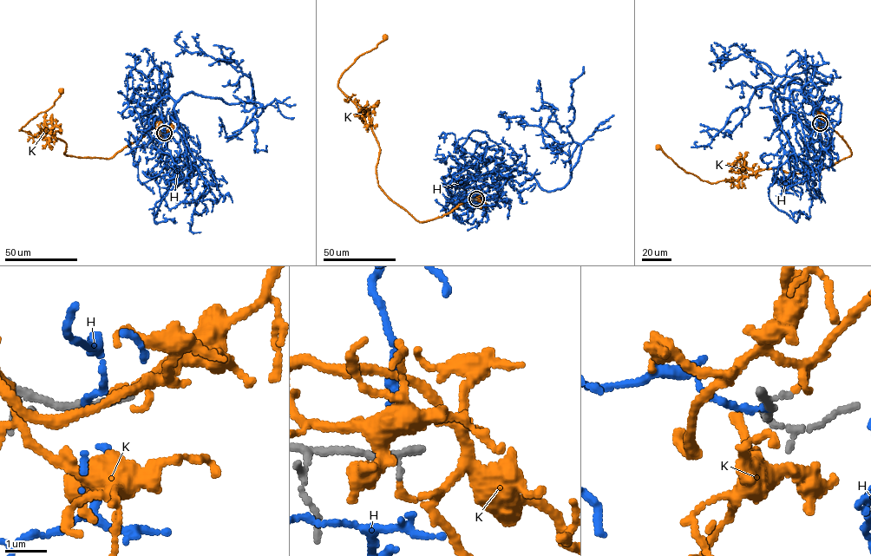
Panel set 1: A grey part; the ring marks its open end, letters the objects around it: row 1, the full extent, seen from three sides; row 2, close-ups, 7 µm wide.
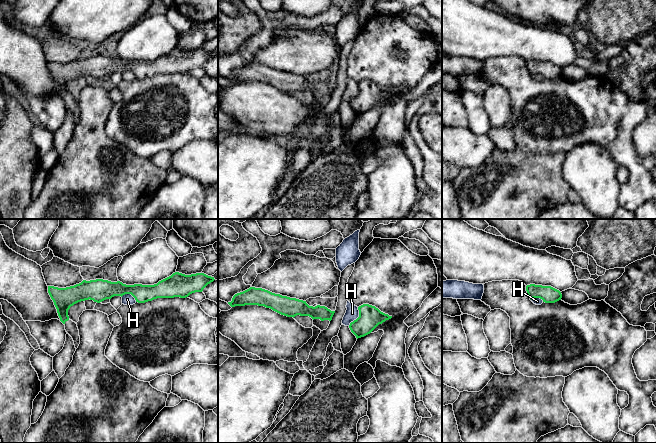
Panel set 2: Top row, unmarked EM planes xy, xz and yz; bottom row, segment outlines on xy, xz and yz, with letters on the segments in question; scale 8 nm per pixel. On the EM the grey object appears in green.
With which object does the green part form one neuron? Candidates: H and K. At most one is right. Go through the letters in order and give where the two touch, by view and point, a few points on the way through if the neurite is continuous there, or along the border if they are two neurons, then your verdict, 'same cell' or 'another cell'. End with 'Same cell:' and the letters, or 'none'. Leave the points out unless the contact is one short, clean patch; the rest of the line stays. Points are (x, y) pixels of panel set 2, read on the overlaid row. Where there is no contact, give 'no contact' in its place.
H: meets green in xz at (358, 317); border along xz (358, 307), (358, 316), (348, 325); another cell
K: no contact; another cell
Same cell: none

